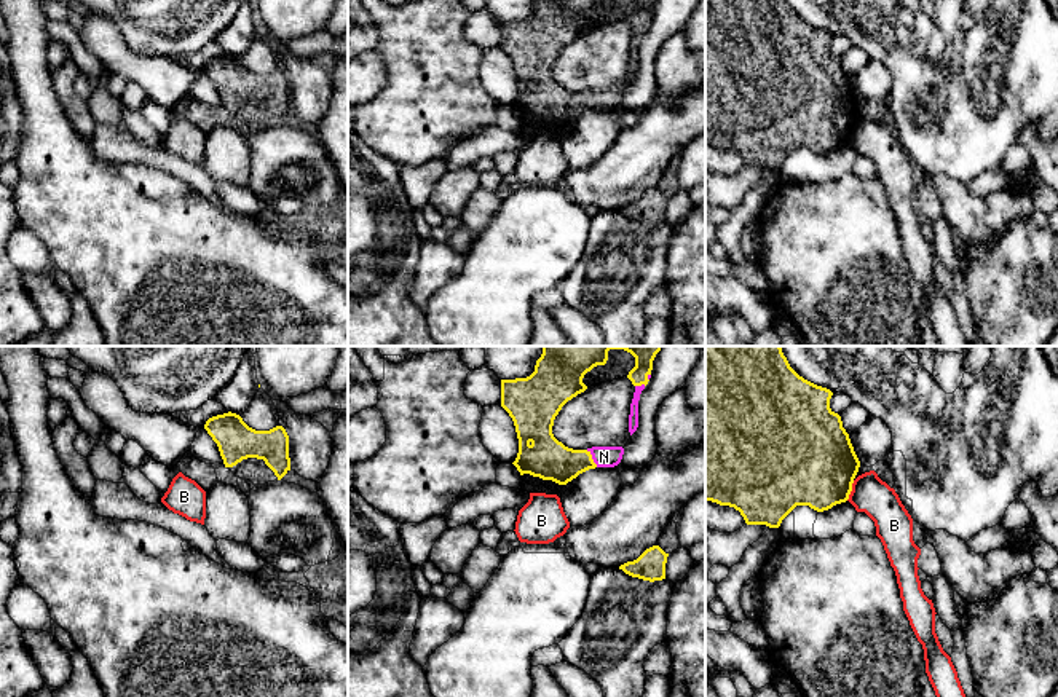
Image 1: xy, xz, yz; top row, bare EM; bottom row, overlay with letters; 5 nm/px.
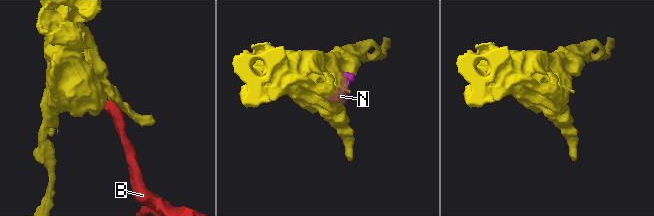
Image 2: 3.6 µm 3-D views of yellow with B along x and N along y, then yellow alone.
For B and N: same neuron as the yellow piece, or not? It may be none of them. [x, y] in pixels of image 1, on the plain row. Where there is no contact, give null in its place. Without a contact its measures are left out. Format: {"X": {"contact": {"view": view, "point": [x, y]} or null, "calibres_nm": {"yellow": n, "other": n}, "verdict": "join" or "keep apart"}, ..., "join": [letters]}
{"B": {"contact": {"view": "yz", "point": [851, 133]}, "calibres_nm": {"yellow": 440, "other": 190}, "verdict": "keep apart"}, "N": {"contact": {"view": "xz", "point": [591, 101]}, "calibres_nm": {"yellow": 200, "other": 110}, "verdict": "join"}, "join": ["N"]}

